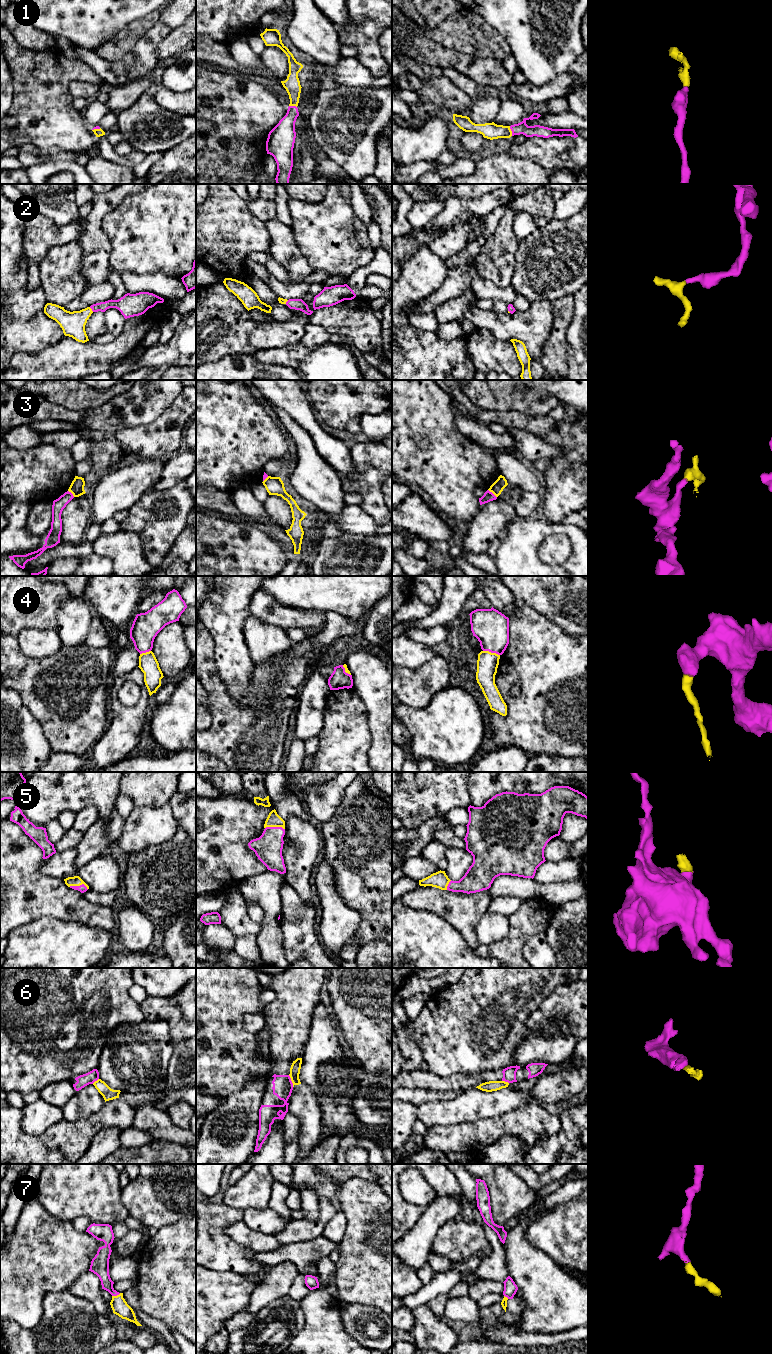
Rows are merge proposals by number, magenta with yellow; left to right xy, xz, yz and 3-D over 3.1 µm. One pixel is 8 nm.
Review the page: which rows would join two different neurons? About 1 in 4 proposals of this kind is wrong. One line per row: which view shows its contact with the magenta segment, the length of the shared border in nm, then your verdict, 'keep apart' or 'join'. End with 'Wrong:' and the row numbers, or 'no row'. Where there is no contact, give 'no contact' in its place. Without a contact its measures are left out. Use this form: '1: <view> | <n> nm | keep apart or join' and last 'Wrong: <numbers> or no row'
1: yz | 80 nm | join
2: xy | 50 nm | join
3: yz | 100 nm | keep apart
4: yz | 140 nm | keep apart
5: xz | 160 nm | join
6: xz | 100 nm | keep apart
7: xy | 80 nm | join
Wrong: 3, 4, 6

